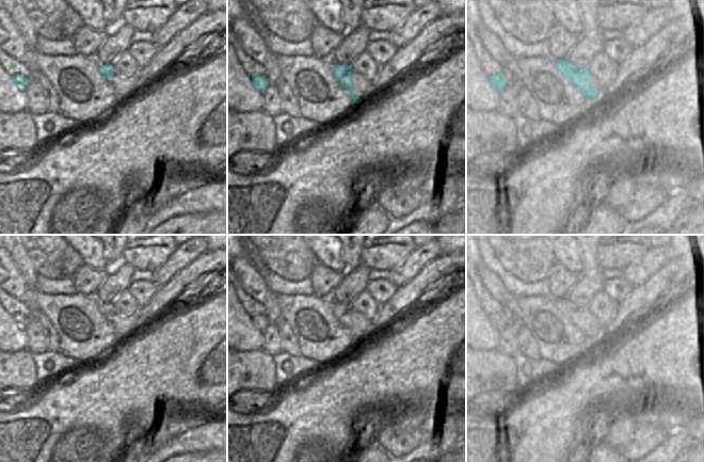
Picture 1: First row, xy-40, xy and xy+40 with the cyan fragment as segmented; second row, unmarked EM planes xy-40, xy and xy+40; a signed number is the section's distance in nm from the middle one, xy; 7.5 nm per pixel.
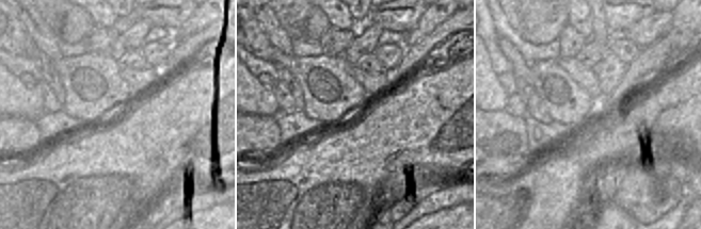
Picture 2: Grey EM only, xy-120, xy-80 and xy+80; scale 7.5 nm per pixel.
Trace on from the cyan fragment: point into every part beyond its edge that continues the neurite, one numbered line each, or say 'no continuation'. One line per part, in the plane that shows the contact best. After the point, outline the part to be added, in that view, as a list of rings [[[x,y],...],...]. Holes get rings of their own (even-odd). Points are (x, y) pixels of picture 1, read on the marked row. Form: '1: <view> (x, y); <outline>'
no continuation

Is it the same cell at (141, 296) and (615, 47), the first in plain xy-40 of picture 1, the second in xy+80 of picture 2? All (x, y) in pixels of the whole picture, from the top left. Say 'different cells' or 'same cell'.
same cell

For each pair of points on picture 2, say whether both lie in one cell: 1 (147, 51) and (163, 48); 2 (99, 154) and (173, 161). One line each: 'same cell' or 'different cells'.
1: same cell
2: same cell

